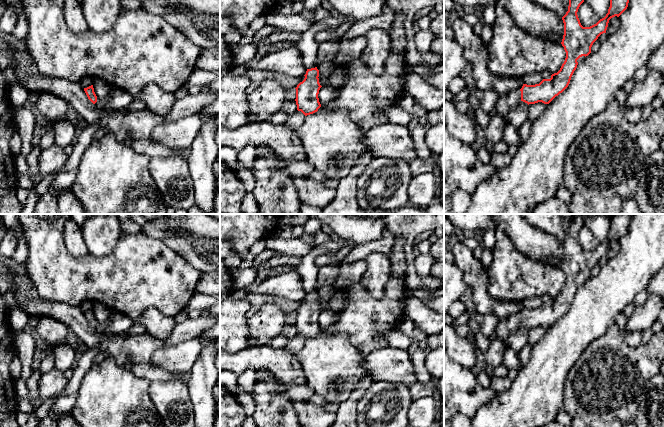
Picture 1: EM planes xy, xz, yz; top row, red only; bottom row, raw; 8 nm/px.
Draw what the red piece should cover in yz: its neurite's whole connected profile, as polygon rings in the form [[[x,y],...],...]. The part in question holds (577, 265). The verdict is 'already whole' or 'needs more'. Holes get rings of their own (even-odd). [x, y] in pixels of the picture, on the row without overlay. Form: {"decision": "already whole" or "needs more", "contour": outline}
{"decision": "needs more", "contour": [[[576,214],[569,222],[568,235],[562,241],[564,259],[561,268],[566,276],[566,282],[560,294],[552,298],[550,303],[543,303],[539,308],[523,308],[520,314],[511,315],[505,320],[499,319],[490,341],[499,338],[507,342],[510,333],[521,325],[528,329],[538,326],[549,328],[562,317],[568,311],[577,292],[577,284],[591,277],[593,267],[601,258],[606,257],[609,244],[615,240],[619,241],[627,233],[633,216],[613,214],[606,240],[590,251],[583,251],[577,239],[580,229],[584,226],[583,215]]]}

